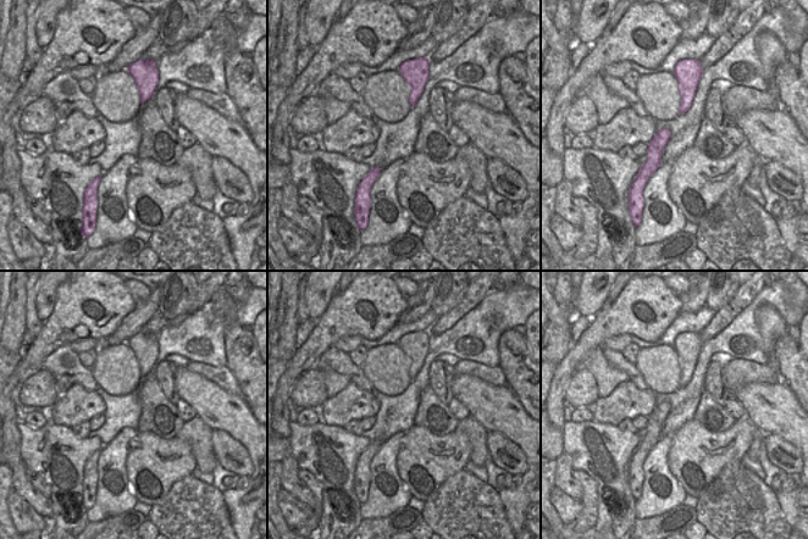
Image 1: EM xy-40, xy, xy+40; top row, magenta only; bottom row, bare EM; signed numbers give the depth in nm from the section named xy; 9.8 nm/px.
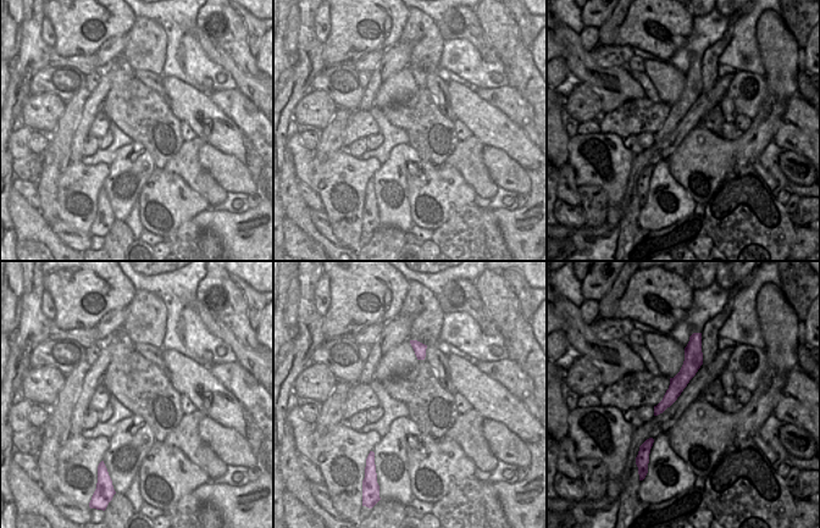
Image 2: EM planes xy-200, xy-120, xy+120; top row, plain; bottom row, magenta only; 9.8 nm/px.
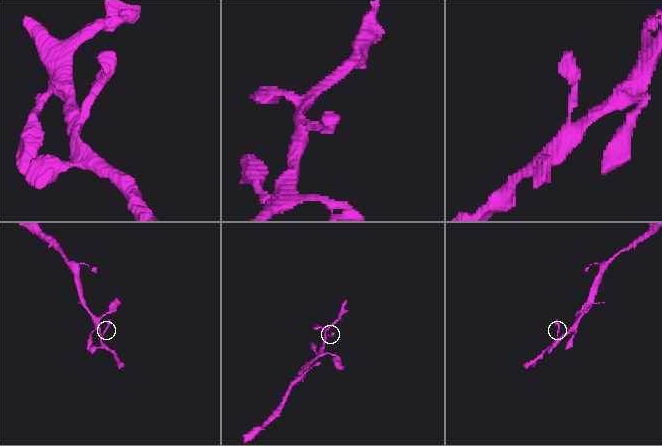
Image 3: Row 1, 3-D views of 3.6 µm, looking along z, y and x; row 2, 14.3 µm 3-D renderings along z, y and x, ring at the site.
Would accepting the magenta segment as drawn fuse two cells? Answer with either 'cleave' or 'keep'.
keep

